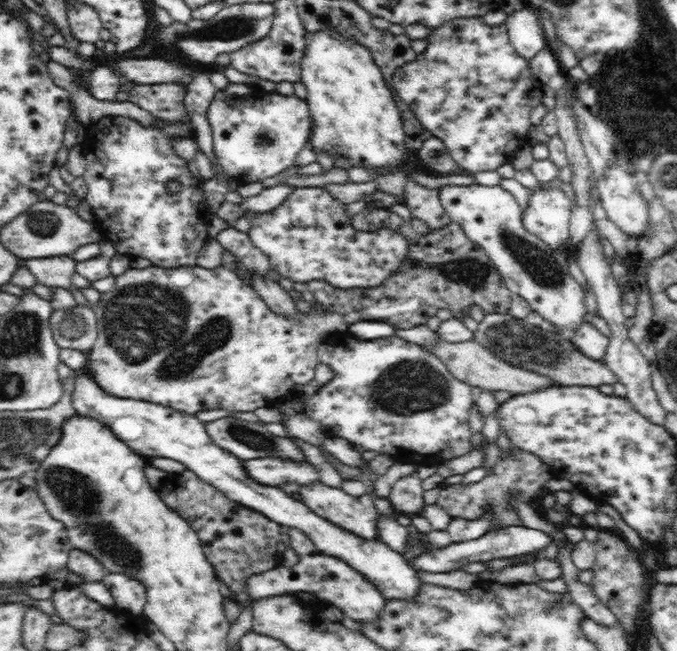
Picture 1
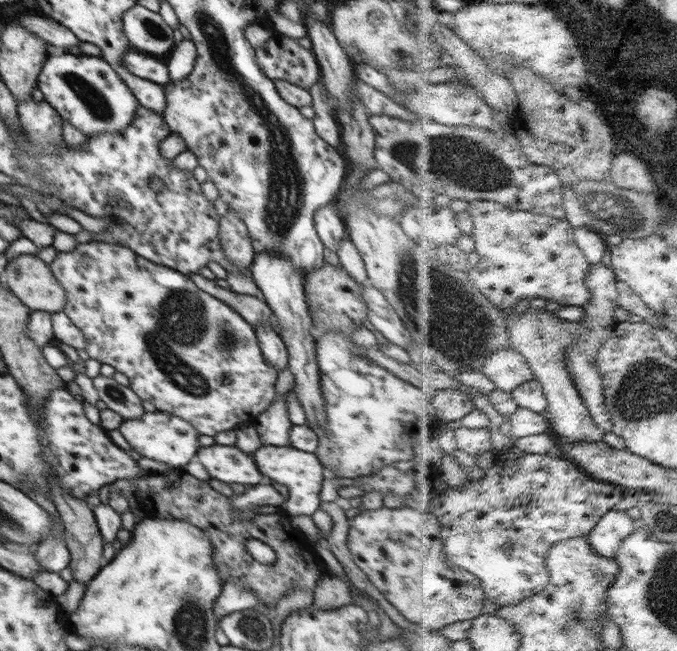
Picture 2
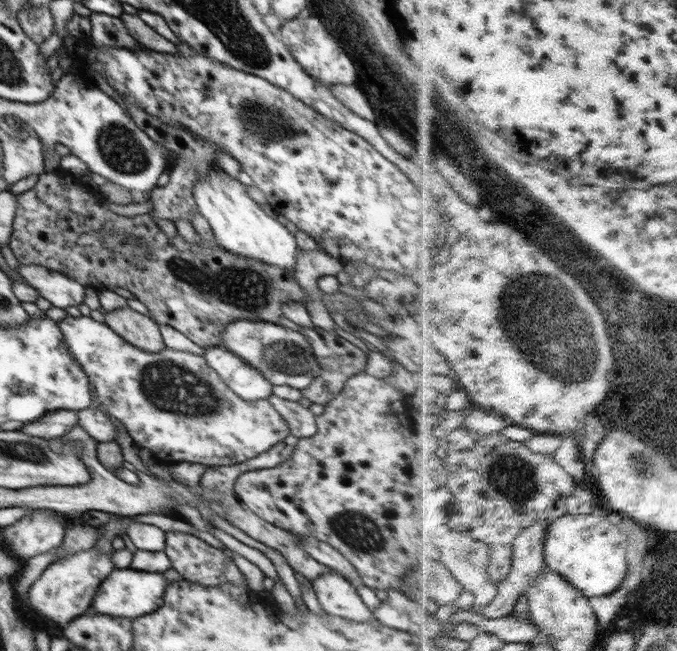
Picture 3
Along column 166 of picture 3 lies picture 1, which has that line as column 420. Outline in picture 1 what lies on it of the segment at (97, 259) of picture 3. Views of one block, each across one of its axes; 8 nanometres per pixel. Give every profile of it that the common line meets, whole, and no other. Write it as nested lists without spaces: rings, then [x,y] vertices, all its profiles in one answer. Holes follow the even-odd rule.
[[[367,207],[351,217],[351,225],[360,232],[376,232],[380,228],[399,229],[400,233],[409,240],[410,246],[407,250],[405,262],[399,266],[380,286],[365,289],[339,289],[329,285],[324,281],[310,281],[306,283],[307,289],[312,292],[316,301],[326,307],[329,311],[341,314],[348,324],[360,321],[382,321],[397,329],[409,329],[412,327],[426,325],[432,316],[436,316],[436,311],[446,309],[451,311],[457,319],[468,315],[472,305],[479,305],[486,314],[506,313],[514,318],[525,319],[530,314],[531,309],[524,298],[512,294],[507,285],[499,275],[496,265],[490,260],[486,251],[472,242],[459,224],[451,221],[440,230],[433,230],[429,235],[420,235],[410,222],[404,221],[396,213],[388,208]]]

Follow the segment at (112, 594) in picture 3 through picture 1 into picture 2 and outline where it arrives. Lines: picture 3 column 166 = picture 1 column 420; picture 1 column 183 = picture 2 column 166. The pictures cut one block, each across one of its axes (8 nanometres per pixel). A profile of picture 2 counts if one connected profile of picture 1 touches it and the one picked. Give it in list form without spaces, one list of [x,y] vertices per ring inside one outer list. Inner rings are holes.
[[[158,410],[146,411],[146,414],[136,419],[123,420],[119,430],[131,448],[141,456],[164,462],[170,468],[184,468],[201,447],[198,443],[199,432],[190,423],[172,413]]]

